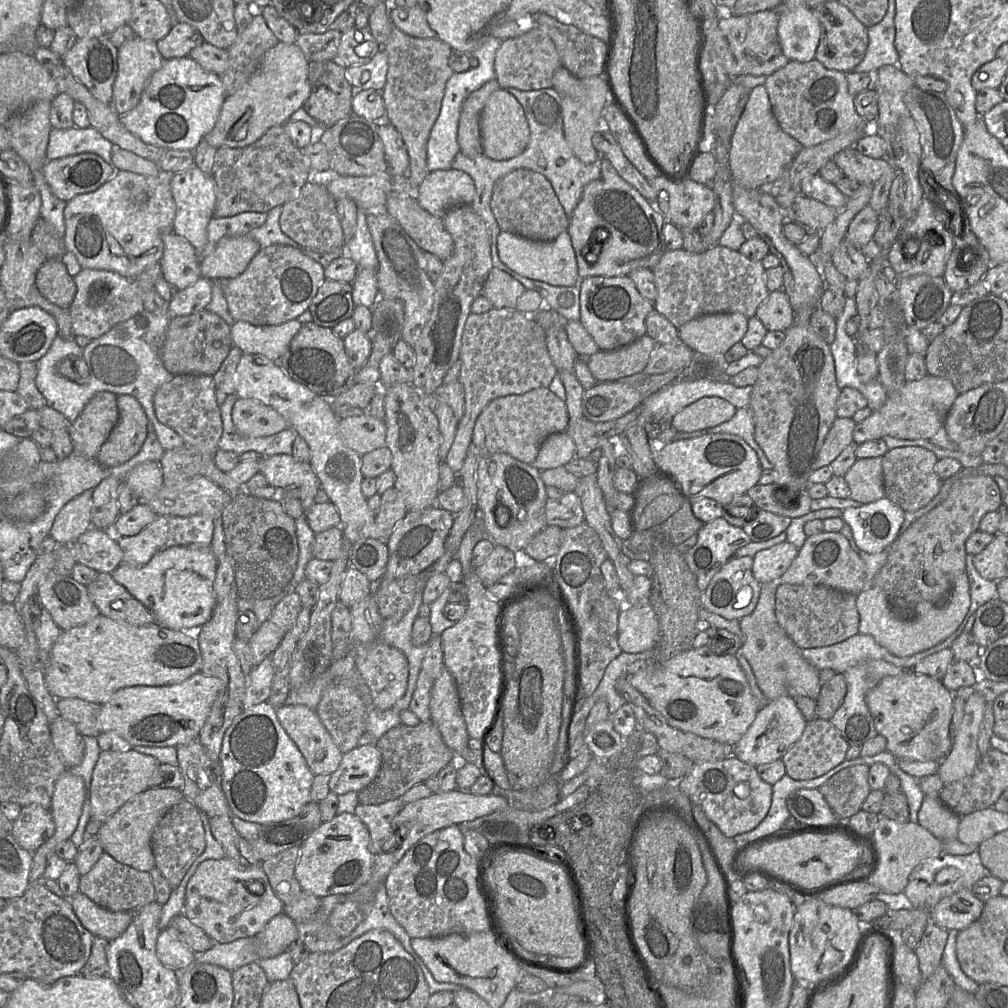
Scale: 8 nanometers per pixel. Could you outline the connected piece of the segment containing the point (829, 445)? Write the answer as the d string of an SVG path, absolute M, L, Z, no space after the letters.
M837 417L828 432L815 462L815 470L830 464L853 443L853 418Z

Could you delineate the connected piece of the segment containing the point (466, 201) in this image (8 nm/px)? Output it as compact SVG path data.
M450 168L429 171L414 191L420 206L436 217L443 217L448 208L470 205L475 196L475 185L465 172Z

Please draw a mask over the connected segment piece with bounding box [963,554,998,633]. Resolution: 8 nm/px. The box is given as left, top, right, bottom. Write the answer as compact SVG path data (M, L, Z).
M966 556L966 573L970 582L970 607L968 617L965 618L964 632L973 633L975 614L977 609L988 601L998 597L997 582L986 580L977 571L972 556Z

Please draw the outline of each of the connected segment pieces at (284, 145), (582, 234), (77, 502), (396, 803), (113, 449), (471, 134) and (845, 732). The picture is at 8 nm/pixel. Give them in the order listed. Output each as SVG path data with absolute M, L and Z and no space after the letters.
M285 125L269 128L250 145L218 148L212 176L216 186L216 217L231 217L243 212L267 213L292 200L312 179L302 150L292 143Z
M601 155L600 177L588 183L581 199L569 218L567 231L578 266L580 280L592 276L629 276L639 268L653 269L666 251L663 225L666 219L654 204L646 200L633 186L619 176L609 159Z
M88 489L71 499L58 513L49 536L59 544L72 544L91 526L91 506L94 489Z
M401 798L378 805L365 805L359 802L355 814L366 825L370 833L370 850L375 855L399 847L401 837L396 835L392 822L406 804Z
M117 395L117 406L119 420L96 457L101 465L109 469L137 455L148 434L149 418L135 397Z
M496 79L490 80L470 93L462 104L457 142L460 152L468 157L484 154L480 132L481 113L489 96L499 87Z
M869 660L849 668L843 674L847 682L847 693L843 703L830 719L830 722L848 745L861 747L865 742L877 735L874 721L866 703L867 692L885 677L900 676L912 670L898 667L884 660Z

